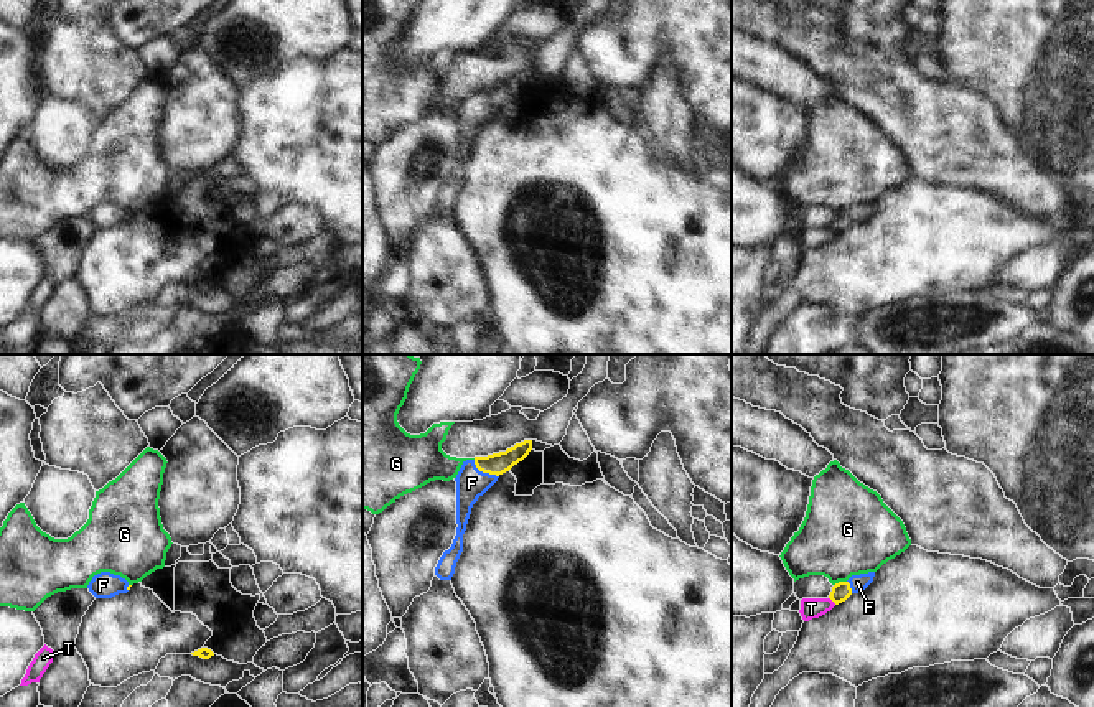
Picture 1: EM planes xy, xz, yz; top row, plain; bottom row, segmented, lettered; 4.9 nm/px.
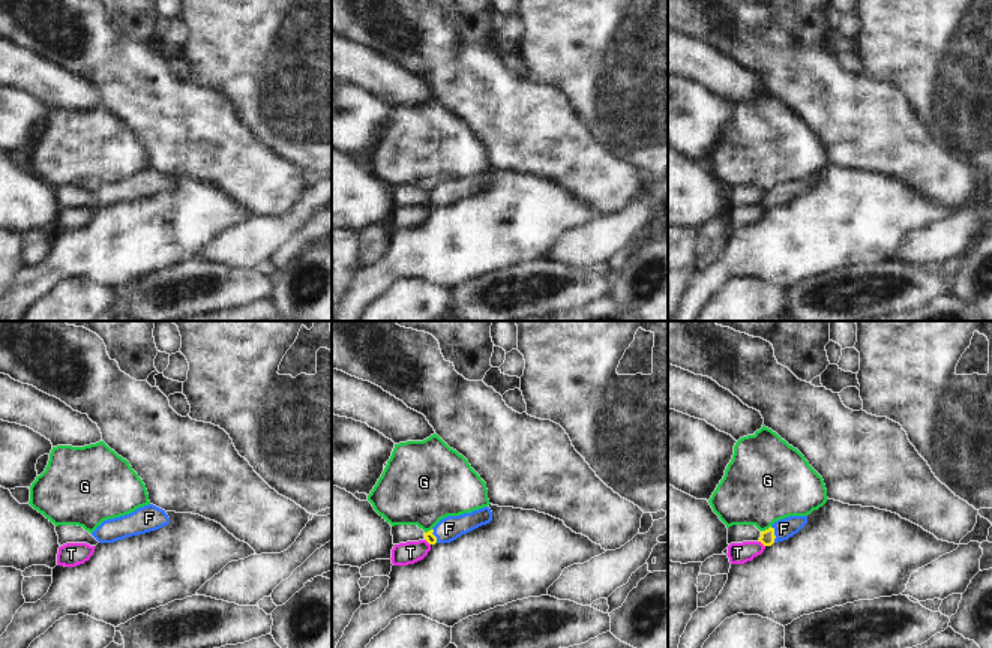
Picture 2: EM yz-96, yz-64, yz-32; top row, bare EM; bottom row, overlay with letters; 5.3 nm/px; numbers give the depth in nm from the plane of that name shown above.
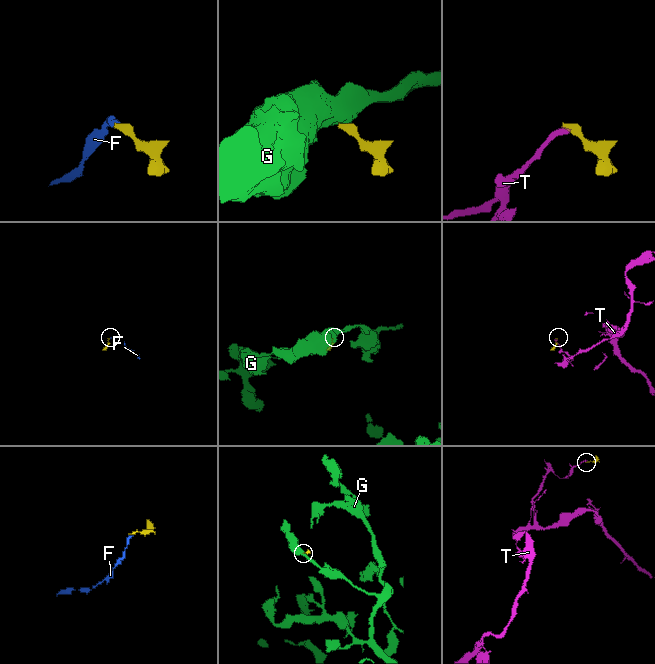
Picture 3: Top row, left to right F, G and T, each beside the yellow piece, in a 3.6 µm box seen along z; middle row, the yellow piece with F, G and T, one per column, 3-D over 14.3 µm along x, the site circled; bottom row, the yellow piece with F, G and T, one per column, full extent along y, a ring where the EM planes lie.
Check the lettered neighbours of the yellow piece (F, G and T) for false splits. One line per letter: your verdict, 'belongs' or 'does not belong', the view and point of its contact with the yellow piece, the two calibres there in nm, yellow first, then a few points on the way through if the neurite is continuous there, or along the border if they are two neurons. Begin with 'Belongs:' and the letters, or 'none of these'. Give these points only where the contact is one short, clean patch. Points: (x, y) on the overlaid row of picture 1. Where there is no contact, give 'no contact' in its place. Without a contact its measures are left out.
Belongs: F
F: belongs | xz (485, 472) | 110/150 nm | across xz (496, 463), (485, 472), (472, 483)
G: does not belong | yz (839, 582) | 90/420 nm | along yz (846, 580), (839, 580), (834, 585)
T: does not belong | yz (832, 600) | 90/100 nm | along yz (829, 597), (836, 603)

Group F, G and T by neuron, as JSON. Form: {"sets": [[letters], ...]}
{"sets": [["F"], ["G"], ["T"]]}

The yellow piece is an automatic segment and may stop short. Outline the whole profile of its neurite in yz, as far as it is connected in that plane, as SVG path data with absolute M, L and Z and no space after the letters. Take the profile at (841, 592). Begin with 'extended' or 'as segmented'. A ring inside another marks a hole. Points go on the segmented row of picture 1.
extended; M875 572L852 575L847 582L839 582L832 587L829 598L839 605L845 602L852 593L865 590L873 582Z

